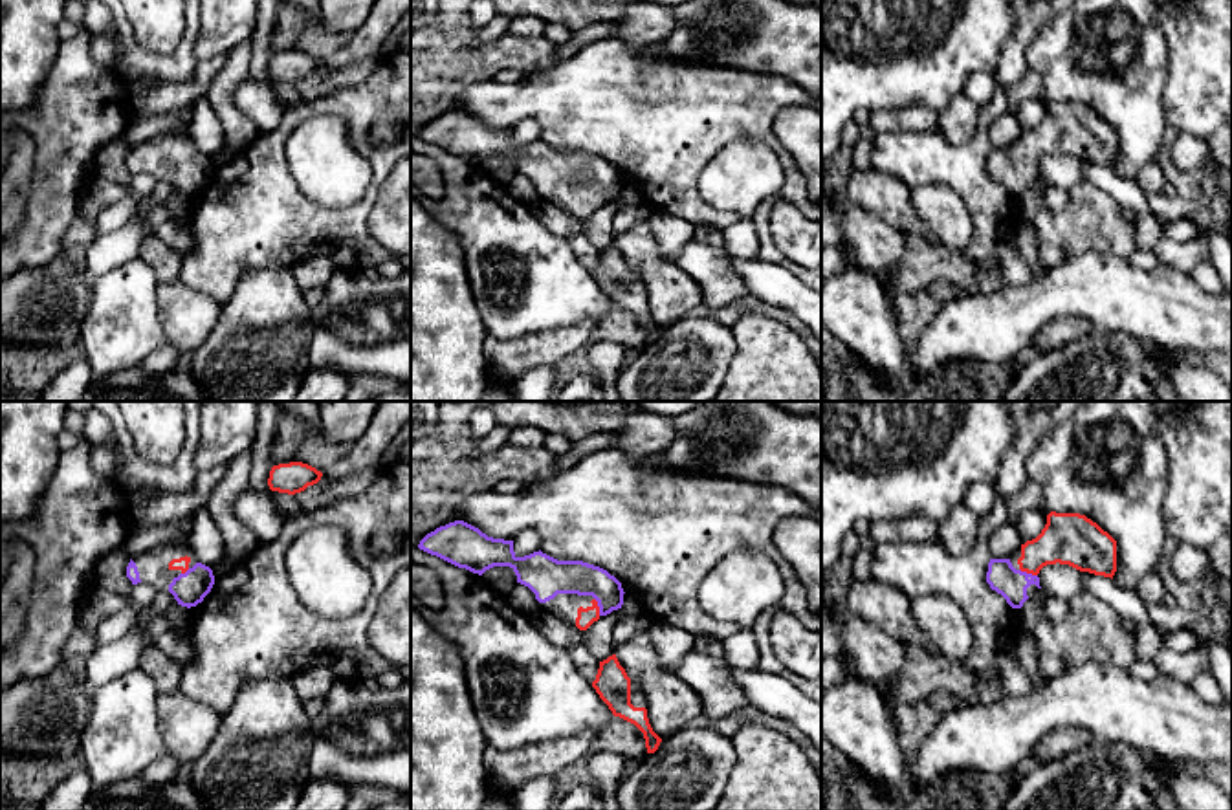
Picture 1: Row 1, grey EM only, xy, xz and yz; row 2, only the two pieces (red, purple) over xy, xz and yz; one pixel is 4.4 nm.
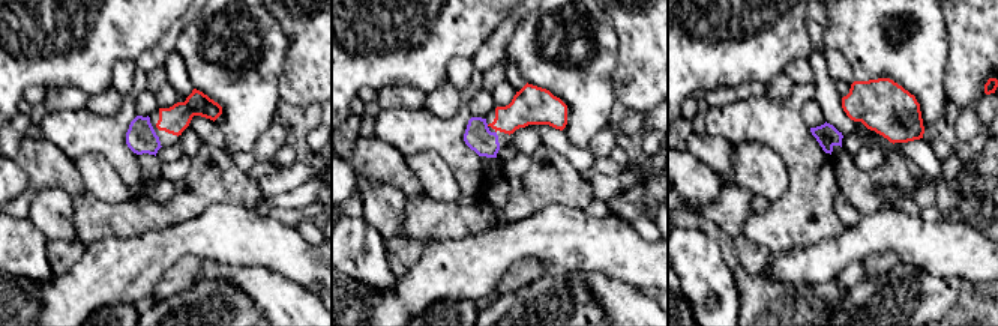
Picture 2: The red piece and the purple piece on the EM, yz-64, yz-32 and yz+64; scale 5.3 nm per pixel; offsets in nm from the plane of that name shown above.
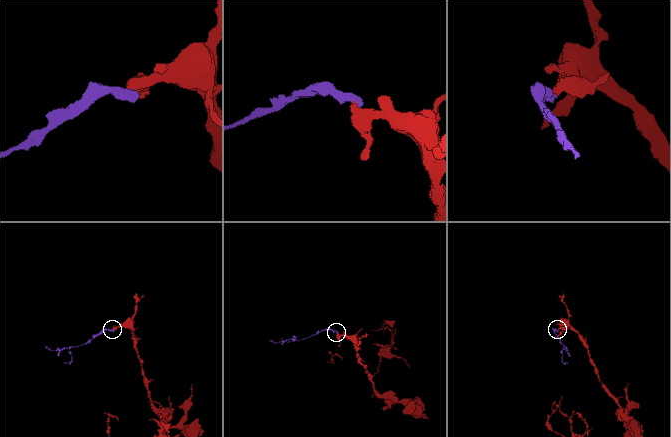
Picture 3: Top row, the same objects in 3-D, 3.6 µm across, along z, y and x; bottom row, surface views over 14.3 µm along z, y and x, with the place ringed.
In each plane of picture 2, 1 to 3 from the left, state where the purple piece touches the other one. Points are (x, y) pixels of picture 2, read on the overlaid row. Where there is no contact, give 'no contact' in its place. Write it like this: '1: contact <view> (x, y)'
1: no contact
2: no contact
3: no contact

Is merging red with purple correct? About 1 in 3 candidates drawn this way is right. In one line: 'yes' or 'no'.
yes

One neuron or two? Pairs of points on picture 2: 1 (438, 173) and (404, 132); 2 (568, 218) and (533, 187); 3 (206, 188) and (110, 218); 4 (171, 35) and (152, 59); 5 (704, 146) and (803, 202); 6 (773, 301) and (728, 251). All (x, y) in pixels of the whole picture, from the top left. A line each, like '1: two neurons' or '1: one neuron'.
1: two neurons
2: two neurons
3: one neuron
4: one neuron
5: two neurons
6: one neuron

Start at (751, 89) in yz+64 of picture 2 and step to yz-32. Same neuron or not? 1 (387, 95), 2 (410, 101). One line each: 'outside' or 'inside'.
1: inside
2: inside

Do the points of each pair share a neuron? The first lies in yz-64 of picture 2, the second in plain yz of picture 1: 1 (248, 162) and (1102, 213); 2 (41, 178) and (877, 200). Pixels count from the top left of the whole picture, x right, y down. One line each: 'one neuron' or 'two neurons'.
1: two neurons
2: one neuron

